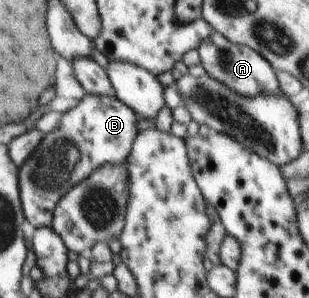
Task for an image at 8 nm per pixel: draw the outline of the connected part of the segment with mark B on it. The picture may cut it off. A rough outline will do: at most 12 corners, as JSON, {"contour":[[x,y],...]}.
{"contour":[[86,94],[19,167],[24,217],[51,227],[62,196],[124,163],[139,117]]}

